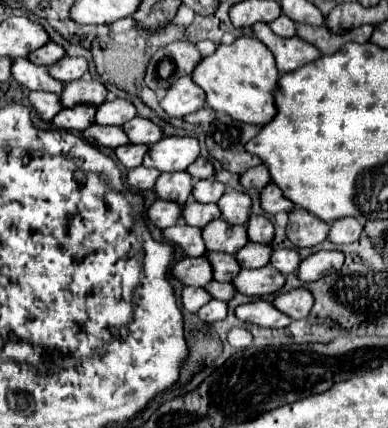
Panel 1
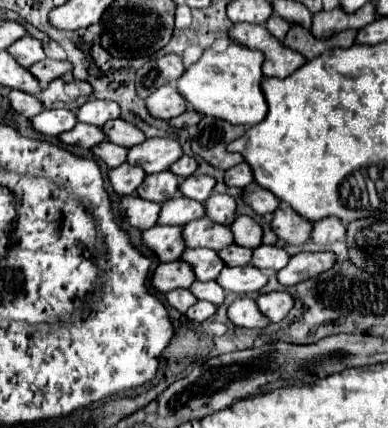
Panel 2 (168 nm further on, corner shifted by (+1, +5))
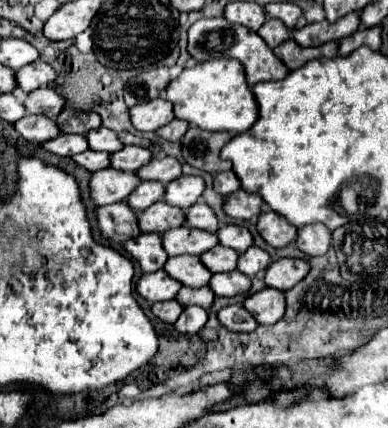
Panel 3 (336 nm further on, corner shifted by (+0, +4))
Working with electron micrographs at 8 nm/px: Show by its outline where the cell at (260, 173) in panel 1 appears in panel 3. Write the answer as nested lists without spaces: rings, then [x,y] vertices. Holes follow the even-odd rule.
[[[227,170],[227,172],[219,172],[217,176],[215,176],[215,186],[213,186],[219,194],[223,194],[223,196],[229,196],[229,194],[233,194],[235,190],[239,190],[241,188],[241,182],[239,182],[239,178],[237,178],[237,174],[233,172],[233,170]]]

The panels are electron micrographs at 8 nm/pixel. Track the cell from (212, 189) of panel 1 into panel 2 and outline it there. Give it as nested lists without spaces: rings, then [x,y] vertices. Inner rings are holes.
[[[194,173],[194,175],[186,177],[184,181],[180,181],[178,191],[180,191],[180,195],[184,195],[184,197],[188,197],[188,199],[194,199],[194,201],[204,203],[204,201],[212,195],[214,185],[216,185],[214,177]]]

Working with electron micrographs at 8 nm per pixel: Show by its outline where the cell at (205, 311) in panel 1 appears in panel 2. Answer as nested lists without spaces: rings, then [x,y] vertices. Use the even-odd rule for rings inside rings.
[[[196,301],[188,311],[186,311],[186,317],[194,323],[202,323],[206,321],[208,317],[212,317],[216,313],[216,307],[208,301]]]

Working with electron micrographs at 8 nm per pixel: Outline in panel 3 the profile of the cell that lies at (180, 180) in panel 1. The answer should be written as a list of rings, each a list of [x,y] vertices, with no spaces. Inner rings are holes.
[[[143,180],[133,194],[129,194],[127,204],[135,210],[135,212],[143,212],[145,208],[149,208],[153,202],[161,200],[165,196],[165,184],[163,182],[151,182],[151,180]]]

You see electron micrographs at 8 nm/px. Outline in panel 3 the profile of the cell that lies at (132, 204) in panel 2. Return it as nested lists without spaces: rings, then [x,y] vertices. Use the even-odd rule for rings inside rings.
[[[115,202],[115,204],[101,206],[97,210],[97,220],[99,220],[99,228],[103,236],[119,244],[141,234],[137,212],[131,210],[127,202]]]

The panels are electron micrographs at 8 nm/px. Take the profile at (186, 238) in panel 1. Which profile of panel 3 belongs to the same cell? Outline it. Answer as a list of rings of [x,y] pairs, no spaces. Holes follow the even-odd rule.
[[[149,232],[141,234],[137,238],[131,238],[125,242],[125,250],[141,264],[143,272],[155,272],[161,270],[167,262],[167,252],[163,250],[161,234]]]

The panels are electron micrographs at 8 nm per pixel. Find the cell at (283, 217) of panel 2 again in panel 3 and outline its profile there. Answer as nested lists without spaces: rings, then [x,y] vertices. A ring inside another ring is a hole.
[[[267,210],[259,216],[257,230],[265,238],[265,242],[275,248],[283,248],[283,246],[295,242],[297,234],[299,234],[299,230],[295,226],[291,226],[283,216],[279,216],[273,210]]]

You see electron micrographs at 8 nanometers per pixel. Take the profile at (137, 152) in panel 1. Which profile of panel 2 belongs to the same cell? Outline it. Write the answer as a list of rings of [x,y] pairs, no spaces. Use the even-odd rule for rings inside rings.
[[[102,141],[100,145],[92,147],[92,153],[96,157],[100,157],[108,167],[118,167],[126,161],[126,153],[128,149],[126,147],[120,147],[120,145],[114,145],[110,141]]]

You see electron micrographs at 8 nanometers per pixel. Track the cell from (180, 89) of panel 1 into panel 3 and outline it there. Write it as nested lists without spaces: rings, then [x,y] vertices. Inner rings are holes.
[[[155,98],[151,102],[143,102],[139,106],[133,106],[129,110],[129,114],[131,114],[133,126],[141,132],[157,130],[175,118],[171,102],[165,98]]]

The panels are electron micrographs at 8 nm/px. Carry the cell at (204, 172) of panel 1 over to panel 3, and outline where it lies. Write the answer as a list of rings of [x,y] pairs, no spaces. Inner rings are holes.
[[[165,156],[165,158],[153,158],[153,162],[149,162],[147,166],[143,166],[143,170],[137,170],[137,176],[141,180],[159,180],[163,184],[169,184],[171,180],[179,178],[181,172],[181,162],[177,158]]]

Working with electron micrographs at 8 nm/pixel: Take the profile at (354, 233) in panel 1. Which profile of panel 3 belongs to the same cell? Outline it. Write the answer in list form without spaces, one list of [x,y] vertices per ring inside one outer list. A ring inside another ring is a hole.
[[[319,222],[303,226],[299,228],[299,238],[295,244],[309,256],[321,256],[331,248],[331,230]]]

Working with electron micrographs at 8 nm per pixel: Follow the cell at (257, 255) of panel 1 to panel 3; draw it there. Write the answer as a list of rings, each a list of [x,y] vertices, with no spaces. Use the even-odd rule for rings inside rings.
[[[215,246],[211,250],[207,250],[203,256],[201,256],[201,262],[215,274],[215,272],[231,272],[237,268],[237,260],[239,260],[239,254],[231,248],[225,248],[225,246]]]

